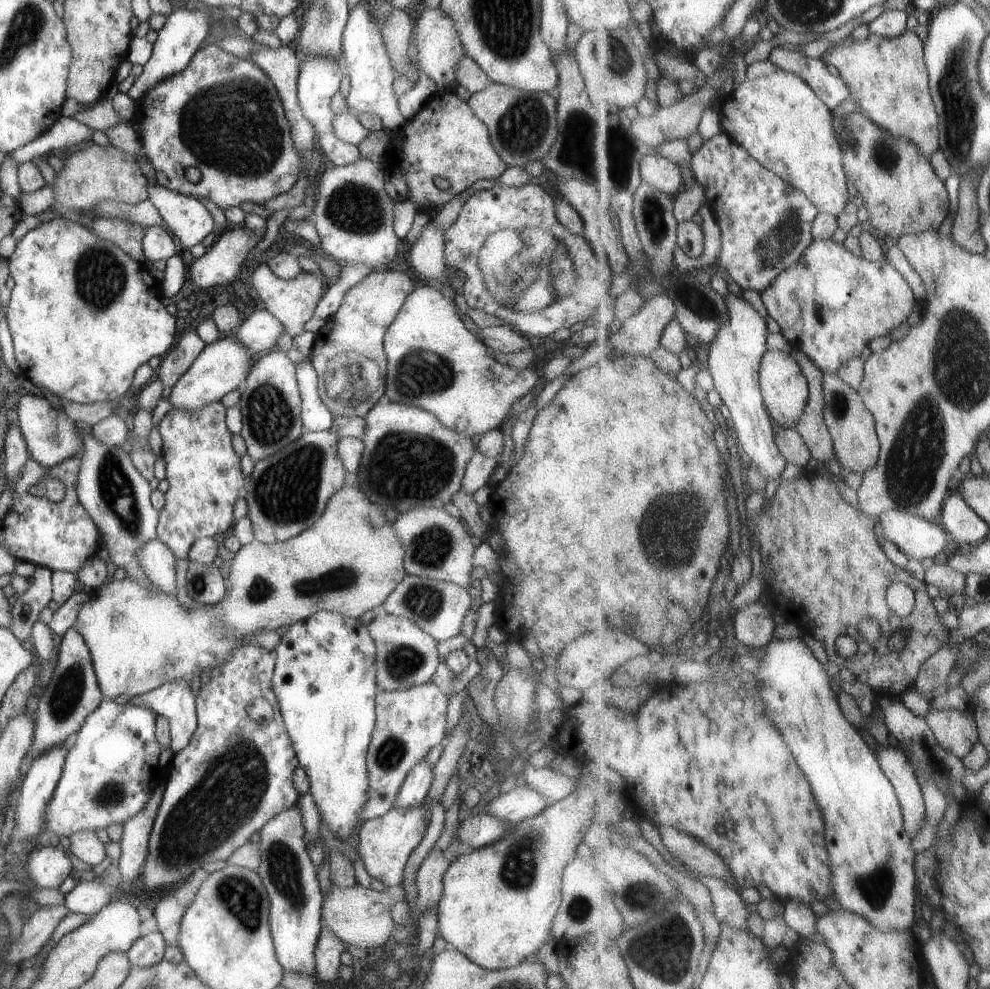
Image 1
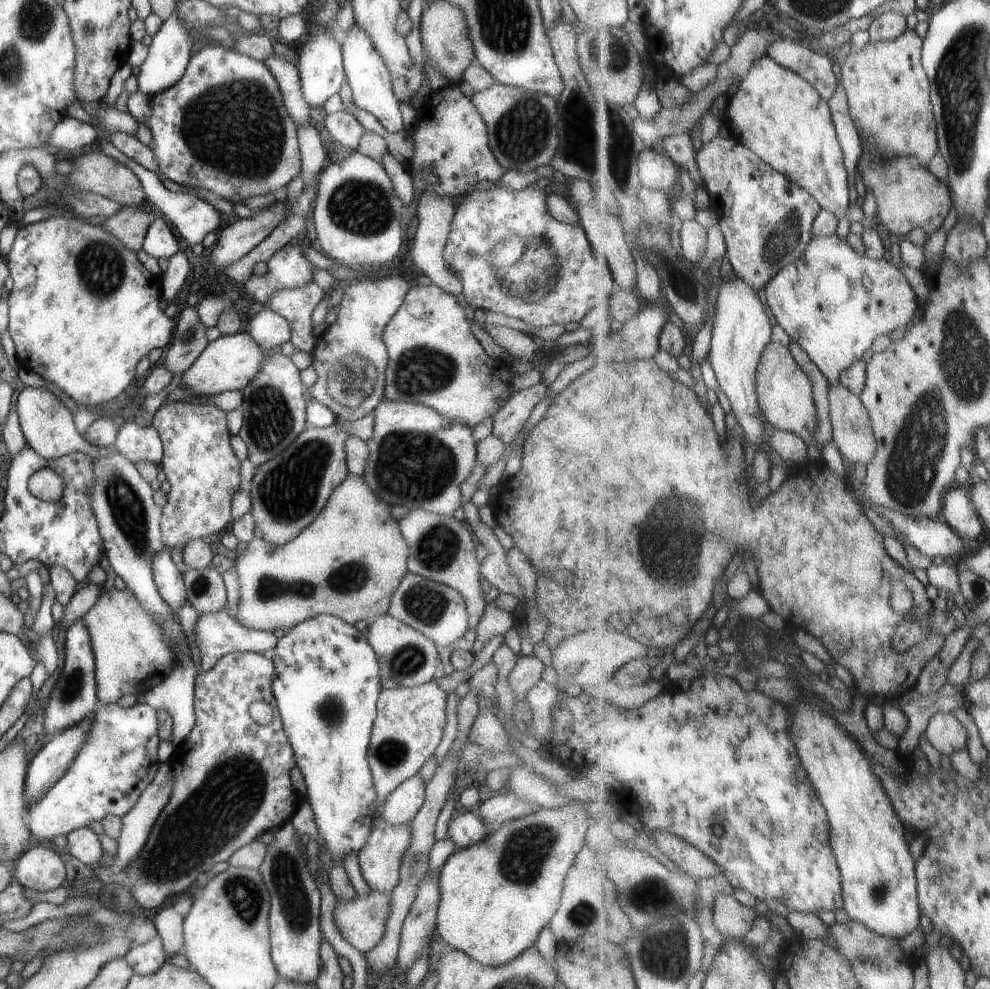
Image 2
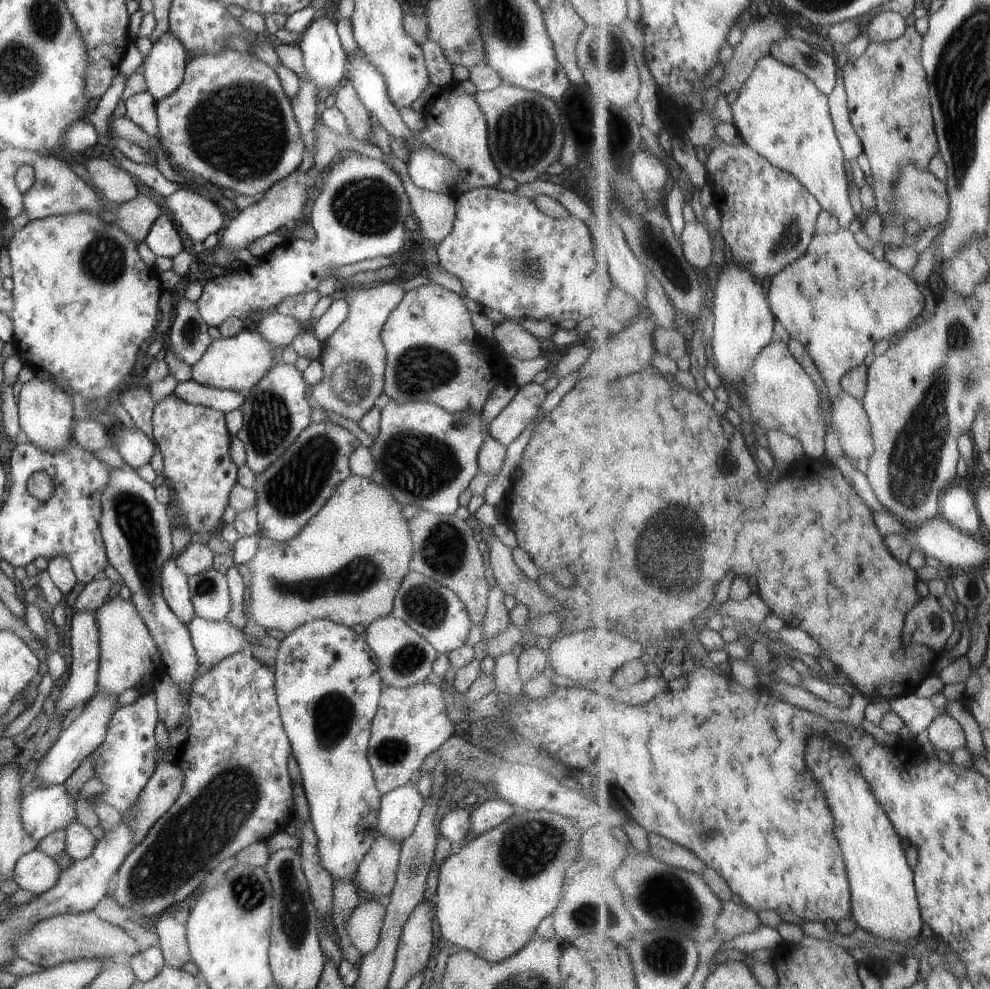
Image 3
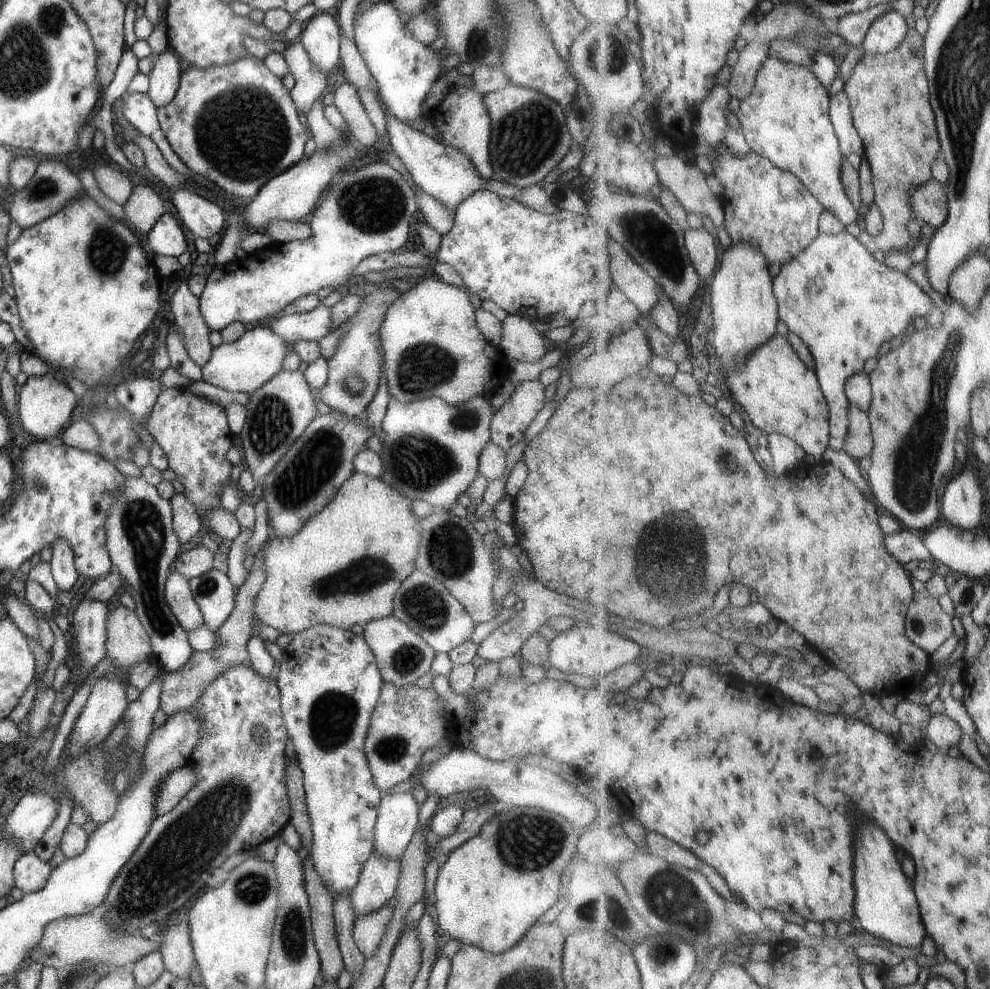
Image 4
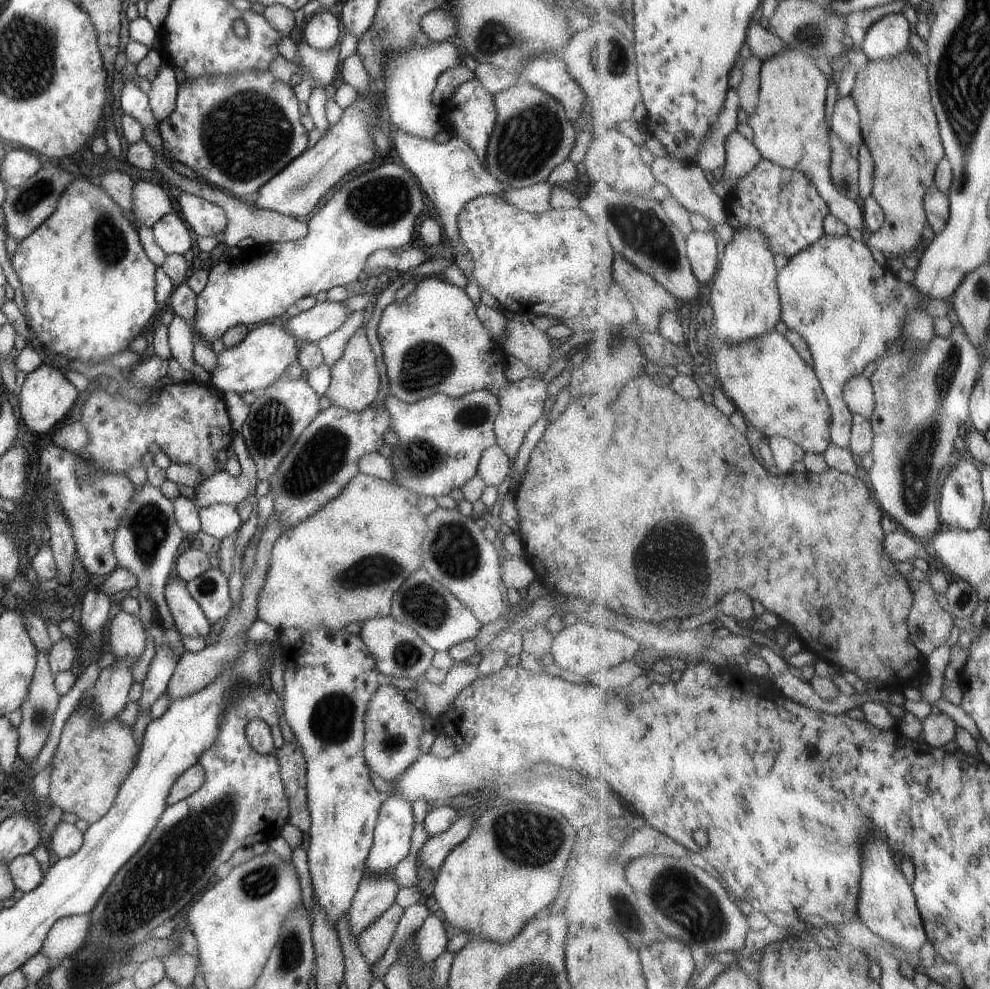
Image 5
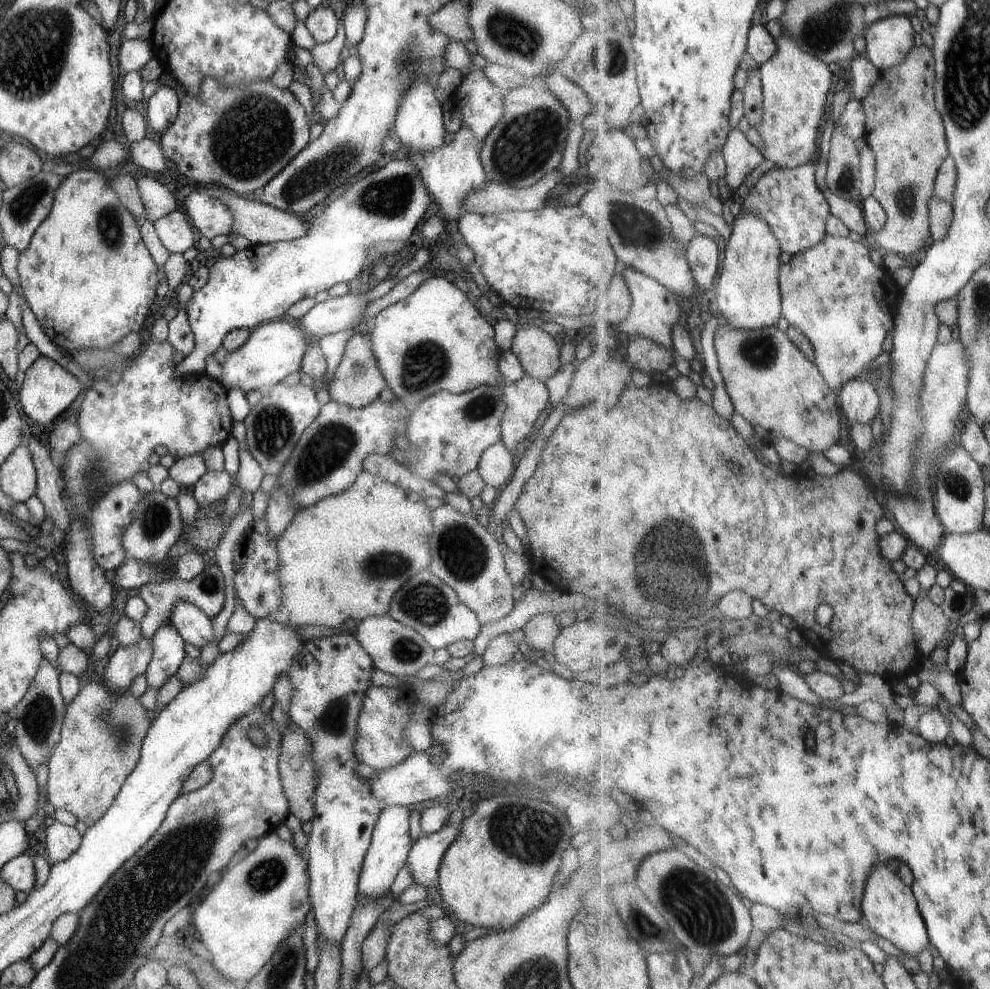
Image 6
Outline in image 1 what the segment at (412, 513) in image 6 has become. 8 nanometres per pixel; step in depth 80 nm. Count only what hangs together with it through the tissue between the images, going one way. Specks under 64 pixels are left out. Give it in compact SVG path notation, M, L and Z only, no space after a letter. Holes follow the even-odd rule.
M344 485L329 498L321 516L293 538L272 544L253 539L240 546L229 561L226 594L219 602L185 608L178 604L175 595L160 592L154 585L147 588L125 575L121 580L111 579L99 584L87 595L87 602L79 606L71 628L75 628L87 646L101 697L108 700L122 695L132 698L158 688L167 680L190 683L195 672L198 676L202 671L211 672L243 645L243 636L261 630L275 631L280 626L291 627L321 610L357 619L367 610L380 611L387 596L406 575L403 554L391 524L385 520L384 510L371 504L359 492L359 486Z

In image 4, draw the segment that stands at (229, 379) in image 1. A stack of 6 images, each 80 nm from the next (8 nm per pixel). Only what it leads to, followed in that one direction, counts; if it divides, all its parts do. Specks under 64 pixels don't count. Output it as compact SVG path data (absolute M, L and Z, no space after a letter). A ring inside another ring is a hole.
M251 327L237 340L211 349L209 360L200 367L202 380L229 392L251 394L281 370L283 358L289 354L285 344L271 329Z

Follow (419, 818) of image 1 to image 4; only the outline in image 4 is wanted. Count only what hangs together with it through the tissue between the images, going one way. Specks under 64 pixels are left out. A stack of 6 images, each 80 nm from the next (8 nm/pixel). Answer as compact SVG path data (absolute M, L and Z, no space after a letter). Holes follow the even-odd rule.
M371 851L362 864L357 884L349 894L352 911L357 917L385 906L394 896L399 869L400 859L383 859Z

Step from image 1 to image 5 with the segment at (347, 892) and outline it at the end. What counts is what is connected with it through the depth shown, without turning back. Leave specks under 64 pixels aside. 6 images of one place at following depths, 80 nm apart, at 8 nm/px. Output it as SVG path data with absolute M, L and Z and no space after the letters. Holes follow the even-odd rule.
M393 903L355 937L357 948L369 966L385 952L403 911L401 906Z

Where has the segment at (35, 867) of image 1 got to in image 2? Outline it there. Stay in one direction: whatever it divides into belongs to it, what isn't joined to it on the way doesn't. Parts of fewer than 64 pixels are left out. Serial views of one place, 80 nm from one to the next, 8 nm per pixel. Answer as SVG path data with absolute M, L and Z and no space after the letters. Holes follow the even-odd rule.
M44 844L22 853L15 864L15 880L22 889L52 891L65 882L65 877L64 859Z

